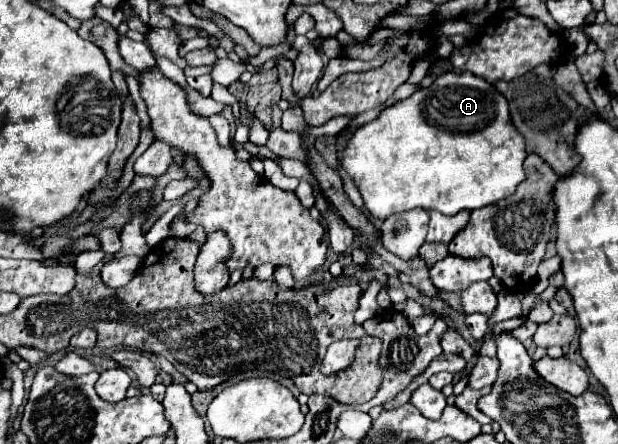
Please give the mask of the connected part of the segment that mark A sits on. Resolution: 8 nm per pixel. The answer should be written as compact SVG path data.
M445 72L431 88L417 90L407 100L383 110L377 120L361 126L343 150L343 168L355 180L365 208L375 218L385 220L395 212L413 208L455 216L461 210L471 212L509 198L527 178L523 170L525 158L525 140L511 122L507 98L471 72Z

